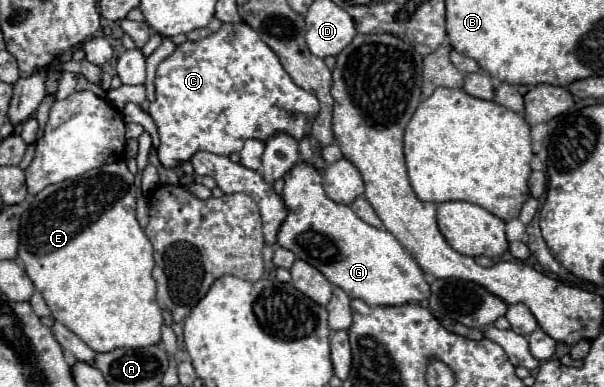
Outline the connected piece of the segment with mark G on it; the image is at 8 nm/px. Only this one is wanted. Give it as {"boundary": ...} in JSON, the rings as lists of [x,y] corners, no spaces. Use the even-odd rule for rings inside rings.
{"boundary":[[[295,164],[285,174],[281,196],[289,216],[279,230],[277,244],[291,250],[299,260],[315,266],[329,282],[343,288],[351,298],[359,298],[369,306],[403,306],[431,296],[423,270],[395,236],[385,228],[369,226],[347,204],[333,202],[325,194],[321,174],[313,164]]]}

